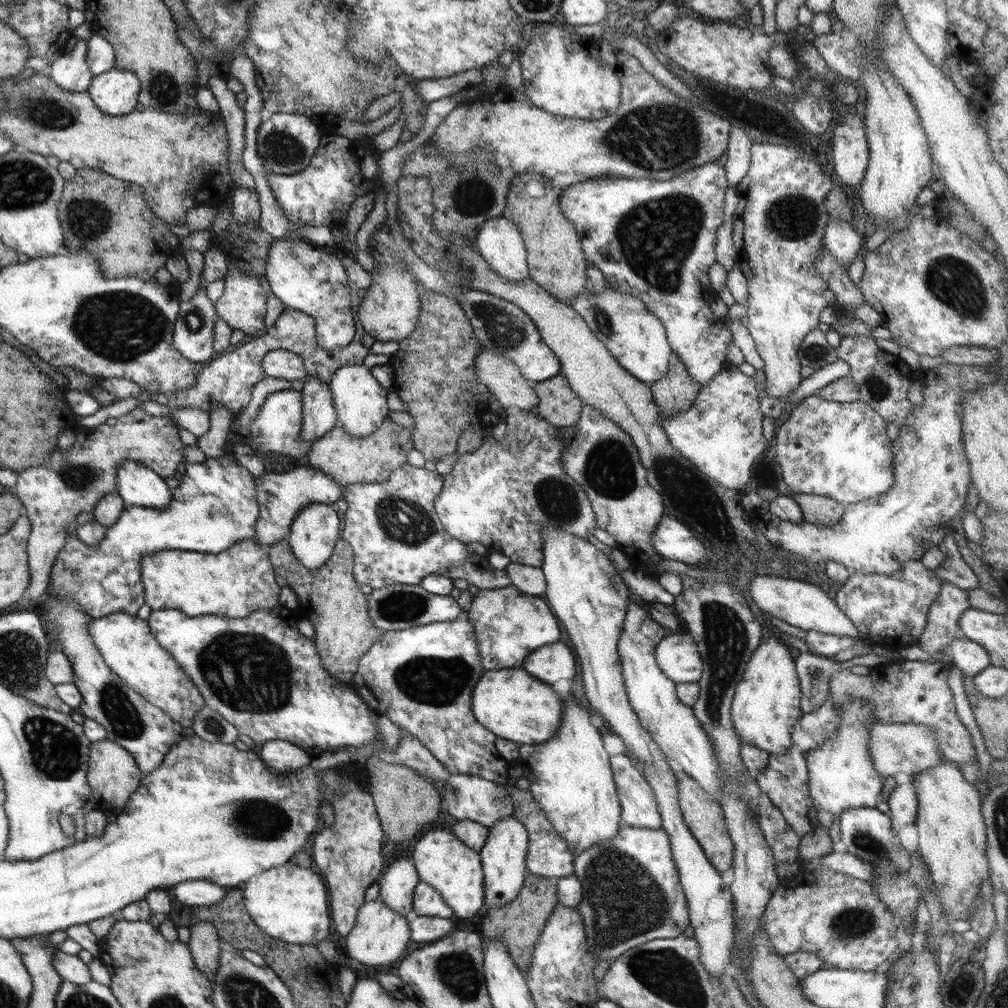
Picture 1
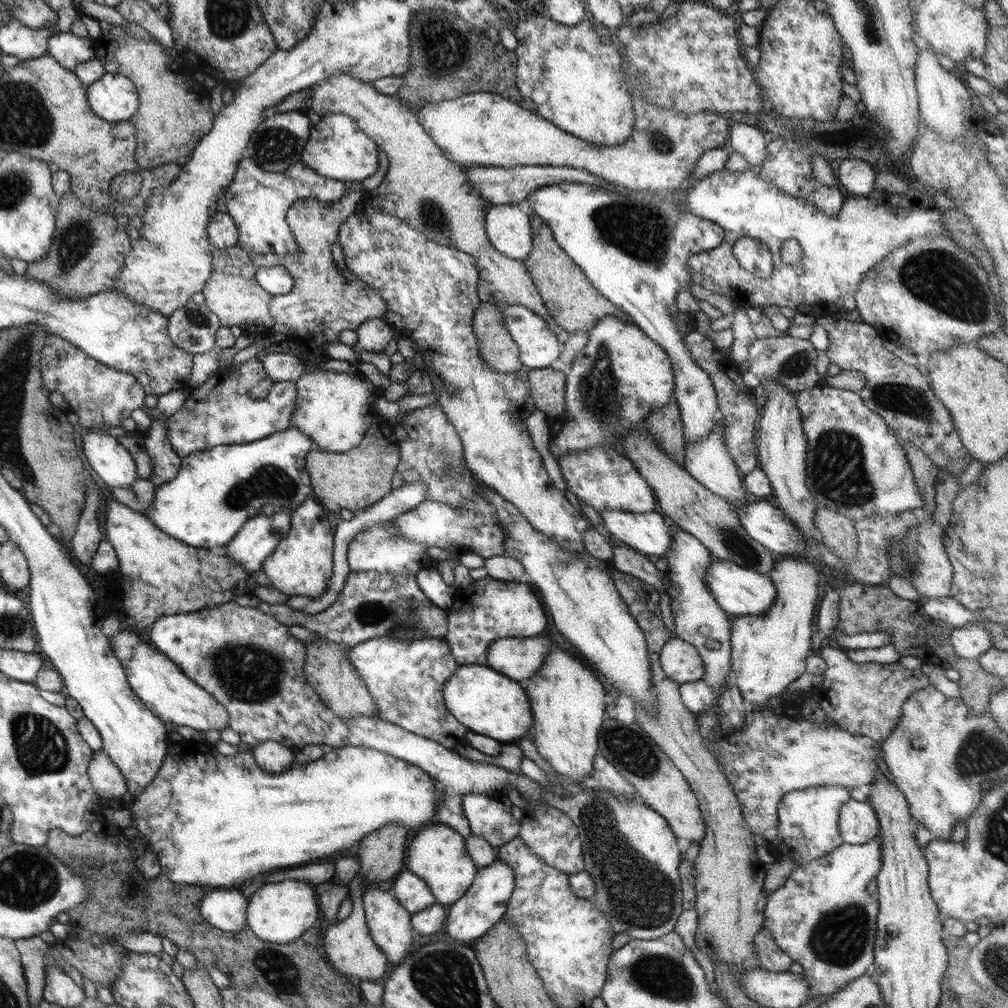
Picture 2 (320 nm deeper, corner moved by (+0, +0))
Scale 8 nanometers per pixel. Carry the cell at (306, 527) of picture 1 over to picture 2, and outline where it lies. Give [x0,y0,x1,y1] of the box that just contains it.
[261,498,333,599]

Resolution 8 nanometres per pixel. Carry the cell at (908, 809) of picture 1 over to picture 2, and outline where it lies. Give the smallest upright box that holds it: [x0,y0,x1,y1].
[763,836,882,996]

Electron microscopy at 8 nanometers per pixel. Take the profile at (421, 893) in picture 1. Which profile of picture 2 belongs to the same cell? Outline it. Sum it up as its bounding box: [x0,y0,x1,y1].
[391,872,436,915]

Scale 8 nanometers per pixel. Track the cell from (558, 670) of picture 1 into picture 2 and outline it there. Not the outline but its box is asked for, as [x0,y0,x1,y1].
[487,635,552,681]

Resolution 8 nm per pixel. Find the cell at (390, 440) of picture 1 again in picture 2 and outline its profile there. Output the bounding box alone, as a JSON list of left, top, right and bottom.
[305,416,400,513]

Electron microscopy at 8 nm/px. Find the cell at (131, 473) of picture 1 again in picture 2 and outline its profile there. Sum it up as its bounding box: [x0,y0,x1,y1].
[81,429,138,488]

